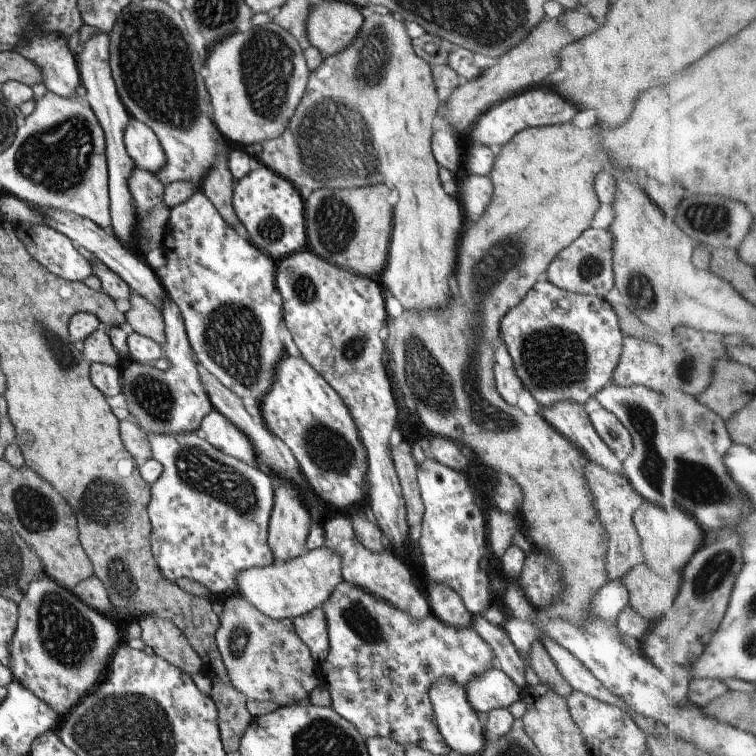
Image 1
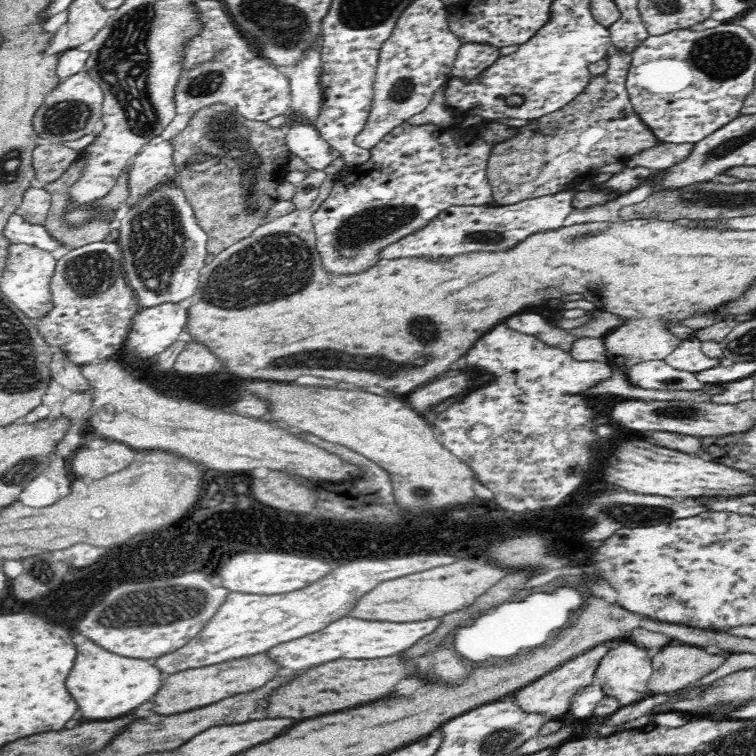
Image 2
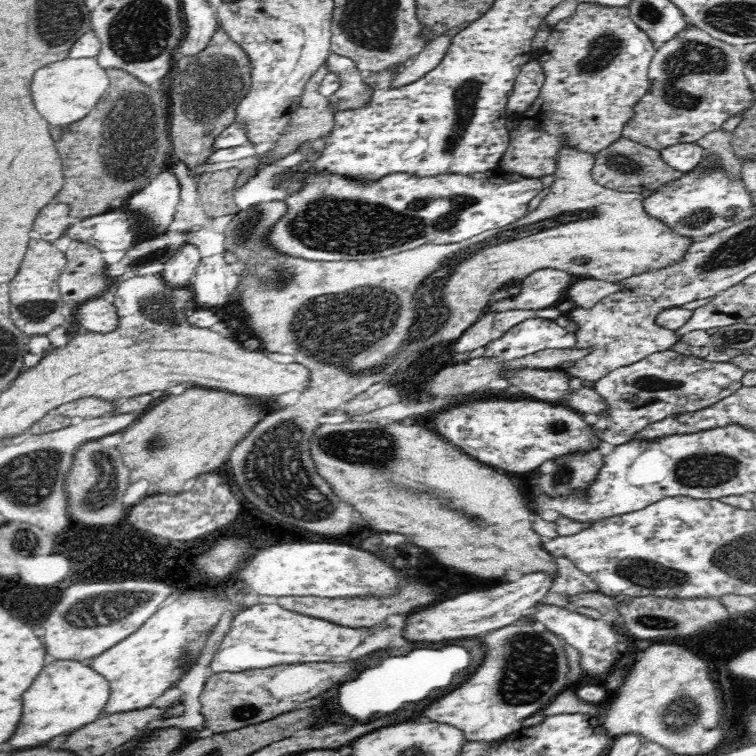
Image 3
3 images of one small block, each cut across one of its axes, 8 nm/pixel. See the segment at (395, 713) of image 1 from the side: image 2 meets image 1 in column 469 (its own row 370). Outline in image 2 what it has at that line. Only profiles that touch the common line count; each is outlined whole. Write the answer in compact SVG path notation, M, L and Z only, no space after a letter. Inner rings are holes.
M648 360L626 369L627 379L633 386L643 390L668 390L671 394L678 391L704 390L707 385L700 382L695 374L672 368L665 360Z

